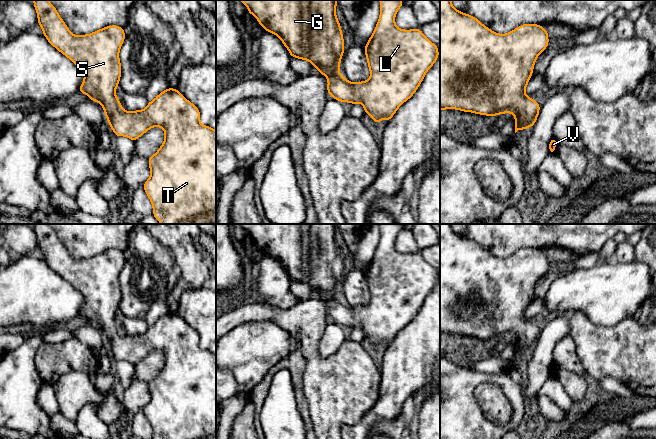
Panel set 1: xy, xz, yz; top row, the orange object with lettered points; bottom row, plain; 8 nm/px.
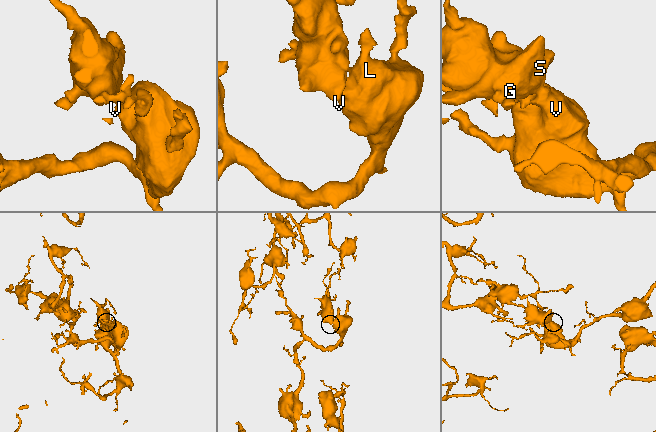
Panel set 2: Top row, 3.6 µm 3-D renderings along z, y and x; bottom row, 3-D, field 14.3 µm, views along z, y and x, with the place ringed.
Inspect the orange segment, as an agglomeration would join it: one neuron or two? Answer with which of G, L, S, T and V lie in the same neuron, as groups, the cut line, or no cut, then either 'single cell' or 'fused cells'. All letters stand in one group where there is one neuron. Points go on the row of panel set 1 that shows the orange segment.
G L S T V | no cut | single cell

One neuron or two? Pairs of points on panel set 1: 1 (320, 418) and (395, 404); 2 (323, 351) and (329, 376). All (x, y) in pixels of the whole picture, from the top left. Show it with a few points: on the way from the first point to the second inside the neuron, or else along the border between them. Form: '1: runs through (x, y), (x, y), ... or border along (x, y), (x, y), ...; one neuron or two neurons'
1: border along (378, 385), (378, 398), (375, 404), (356, 425); two neurons
2: border along (343, 343), (326, 357), (317, 353); two neurons

